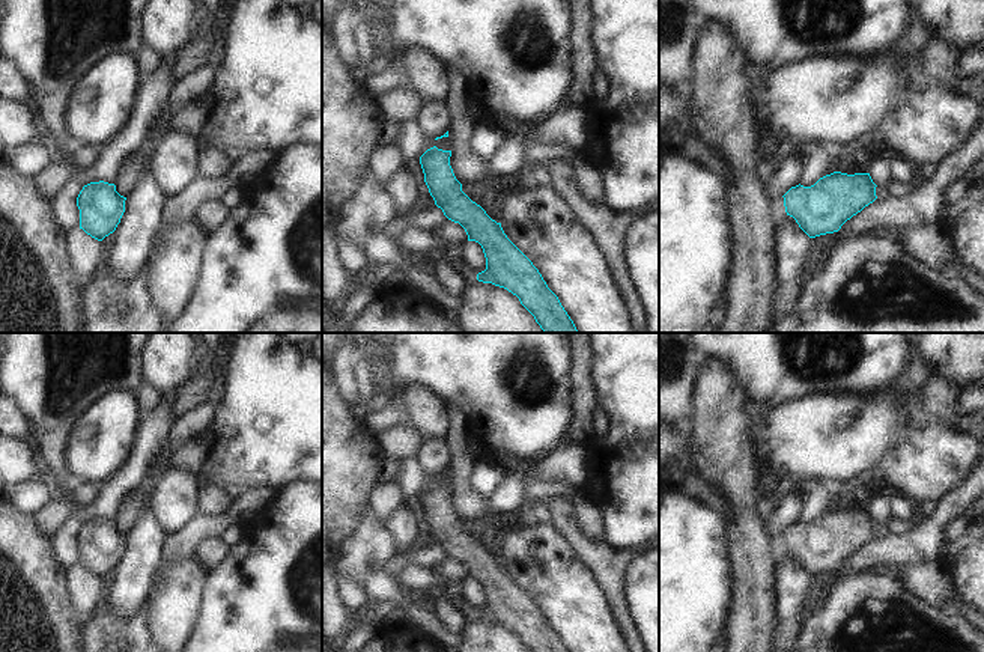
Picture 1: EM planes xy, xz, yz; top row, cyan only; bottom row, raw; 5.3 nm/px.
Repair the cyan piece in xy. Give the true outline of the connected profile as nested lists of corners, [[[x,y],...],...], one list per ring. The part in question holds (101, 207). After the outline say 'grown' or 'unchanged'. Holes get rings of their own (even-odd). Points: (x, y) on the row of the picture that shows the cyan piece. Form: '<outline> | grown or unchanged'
[[[99,181],[84,185],[77,197],[80,229],[102,241],[120,223],[125,212],[125,200],[126,197],[116,191],[114,184]]] | unchanged

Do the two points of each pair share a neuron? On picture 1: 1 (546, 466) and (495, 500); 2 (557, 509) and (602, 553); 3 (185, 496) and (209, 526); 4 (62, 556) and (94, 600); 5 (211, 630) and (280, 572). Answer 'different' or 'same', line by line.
1: same
2: same
3: different
4: different
5: same

